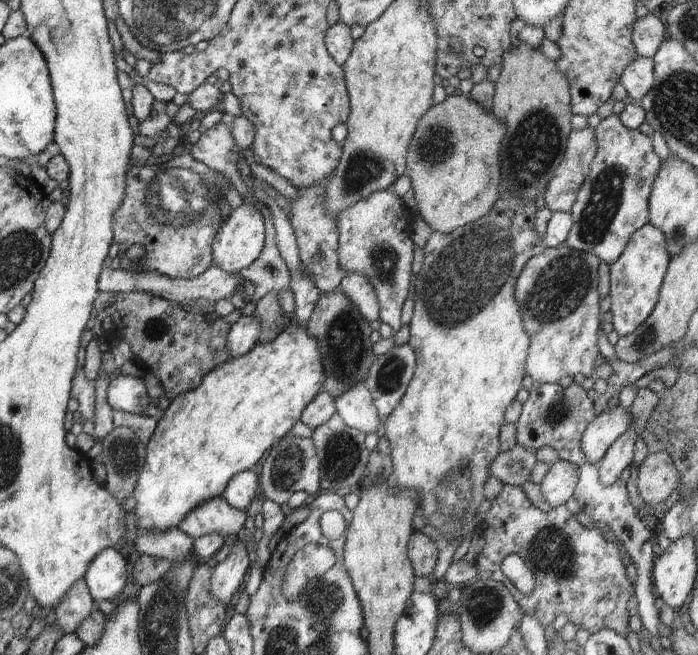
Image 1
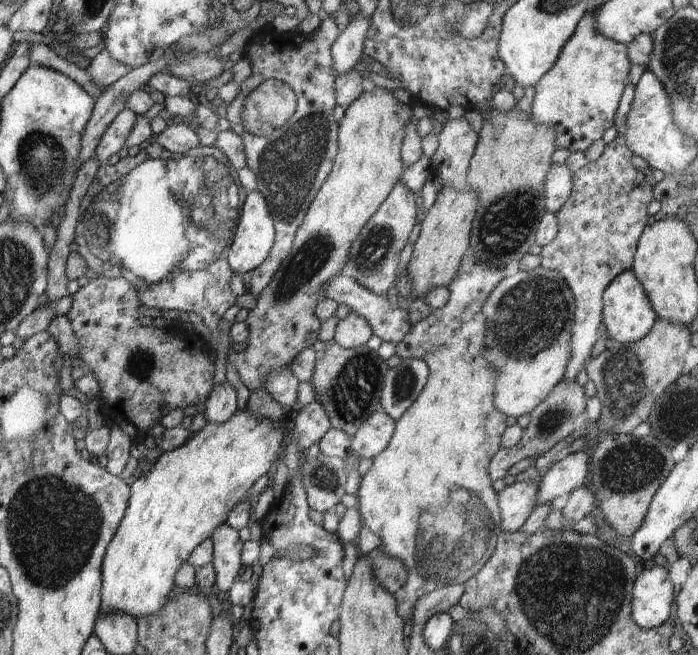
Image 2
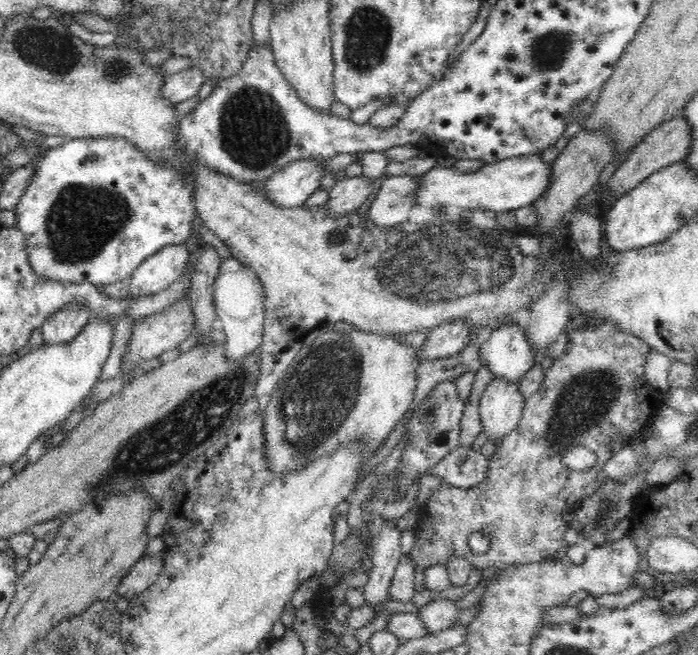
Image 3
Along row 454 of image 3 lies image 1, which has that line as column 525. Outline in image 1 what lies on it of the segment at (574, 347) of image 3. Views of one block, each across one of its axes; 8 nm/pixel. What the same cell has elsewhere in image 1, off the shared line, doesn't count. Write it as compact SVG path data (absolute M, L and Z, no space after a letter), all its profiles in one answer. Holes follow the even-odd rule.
M504 485L500 494L490 501L490 510L484 514L485 520L482 522L484 534L484 550L474 562L478 572L476 579L492 580L500 582L514 600L524 608L525 614L530 614L540 622L542 628L548 628L559 614L567 615L568 622L576 627L587 630L594 634L603 629L610 629L624 639L631 632L629 625L630 615L627 610L630 597L635 595L635 586L628 580L626 567L622 562L622 550L617 543L608 542L601 535L597 528L588 530L582 527L571 514L565 505L552 507L548 512L542 512L530 504L522 487L515 485ZM510 553L515 553L524 560L528 570L534 574L536 584L534 590L524 596L506 576L502 573L501 563Z

